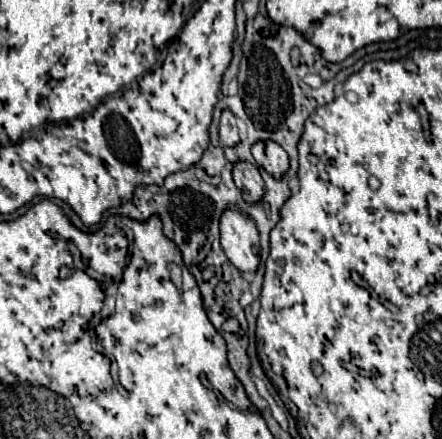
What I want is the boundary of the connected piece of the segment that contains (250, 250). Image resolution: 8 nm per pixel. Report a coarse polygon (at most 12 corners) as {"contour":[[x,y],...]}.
{"contour":[[240,210],[224,212],[220,242],[240,272],[256,272],[256,224]]}

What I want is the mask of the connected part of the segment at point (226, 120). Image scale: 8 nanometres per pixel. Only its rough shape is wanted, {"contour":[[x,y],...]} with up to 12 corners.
{"contour":[[228,110],[220,118],[220,142],[238,146],[240,132]]}

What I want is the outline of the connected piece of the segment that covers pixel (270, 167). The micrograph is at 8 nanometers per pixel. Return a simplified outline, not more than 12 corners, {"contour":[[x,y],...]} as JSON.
{"contour":[[272,140],[252,146],[254,160],[274,178],[290,168],[288,154]]}

